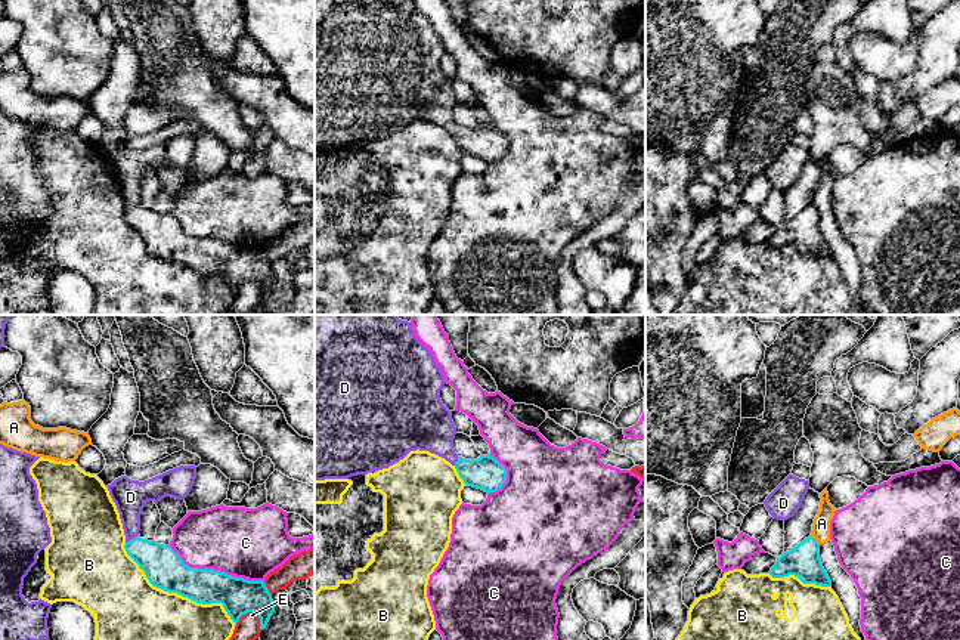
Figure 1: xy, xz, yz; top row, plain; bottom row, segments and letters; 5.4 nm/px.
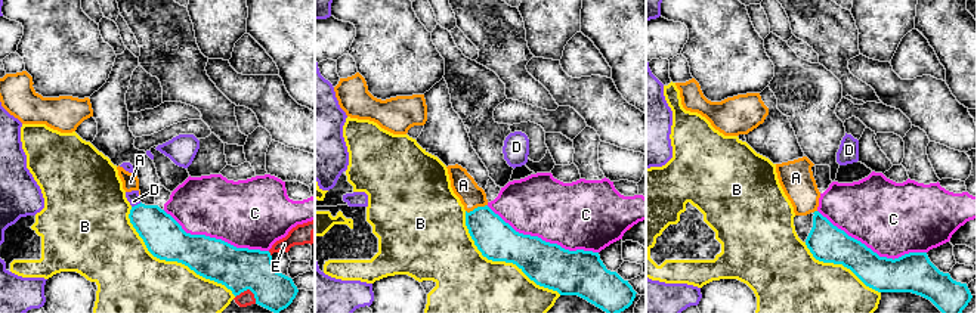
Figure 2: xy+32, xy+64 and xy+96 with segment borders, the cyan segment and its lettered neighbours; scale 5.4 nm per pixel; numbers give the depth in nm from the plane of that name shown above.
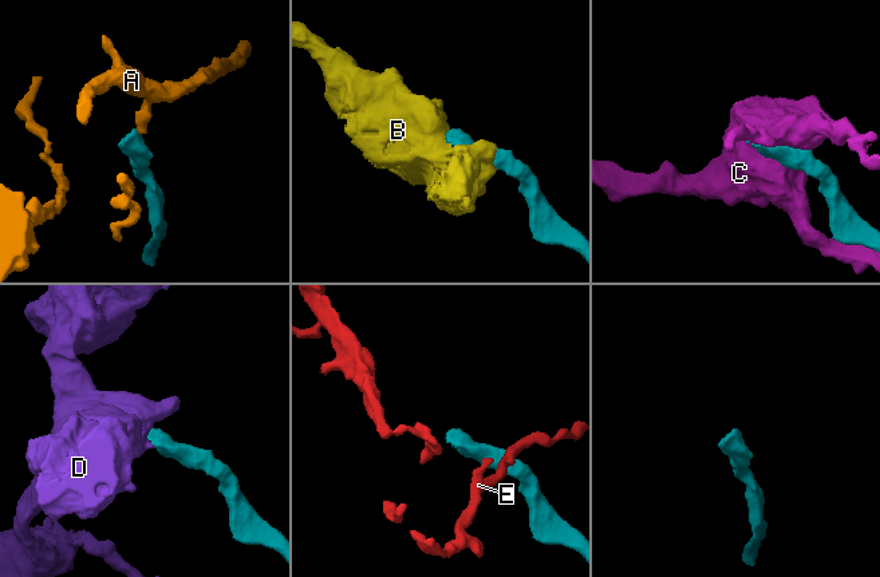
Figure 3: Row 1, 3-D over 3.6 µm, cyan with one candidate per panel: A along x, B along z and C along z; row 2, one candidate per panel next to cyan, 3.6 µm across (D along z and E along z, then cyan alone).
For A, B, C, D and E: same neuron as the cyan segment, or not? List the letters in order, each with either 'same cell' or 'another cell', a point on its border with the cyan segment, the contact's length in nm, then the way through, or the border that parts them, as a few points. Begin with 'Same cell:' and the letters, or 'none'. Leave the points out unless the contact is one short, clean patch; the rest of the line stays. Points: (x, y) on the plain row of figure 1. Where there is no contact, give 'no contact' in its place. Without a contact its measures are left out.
Same cell: D
A: another cell; contact yz (814, 207); length 70 nm; border yz (811, 204), (820, 212)
B: another cell; contact xy (177, 262); length 750 nm
C: another cell; contact xy (213, 238); length 550 nm
D: same cell; contact xy (133, 207); length 90 nm; way xy (163, 235), (133, 207), (130, 166)
E: another cell; contact xy (254, 280); length 150 nm; border xy (235, 291), (242, 284), (254, 281), (259, 287), (260, 299)

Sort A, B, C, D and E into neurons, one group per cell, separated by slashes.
A / B / C / D / E

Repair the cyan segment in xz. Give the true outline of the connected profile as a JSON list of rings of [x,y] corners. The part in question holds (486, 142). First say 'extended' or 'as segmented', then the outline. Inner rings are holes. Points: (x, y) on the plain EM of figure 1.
extended; [[[315,0],[315,149],[349,148],[368,143],[374,139],[388,137],[403,129],[411,120],[428,120],[449,130],[467,155],[481,158],[487,163],[496,161],[507,151],[507,137],[493,124],[480,124],[477,129],[465,129],[453,118],[456,96],[442,68],[440,59],[445,44],[436,33],[431,21],[415,6],[414,0]]]

